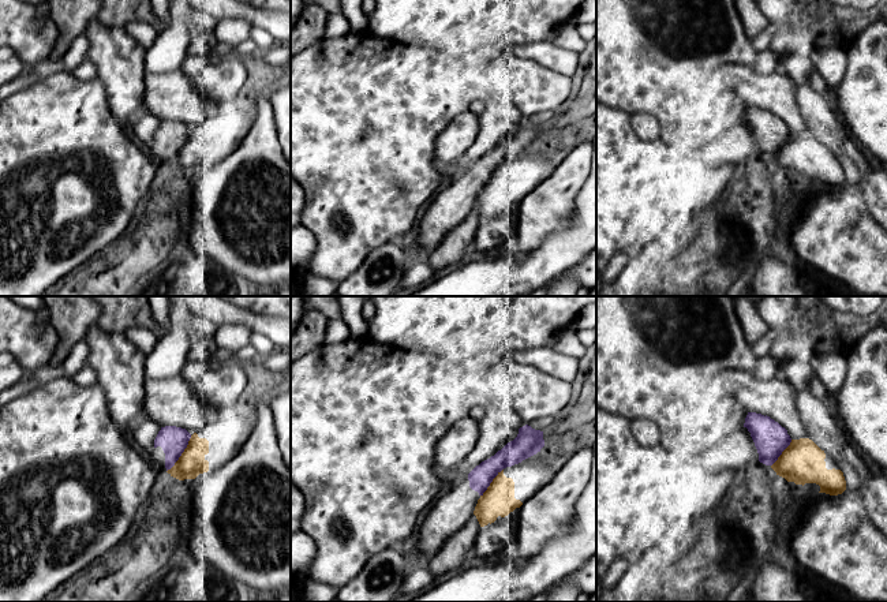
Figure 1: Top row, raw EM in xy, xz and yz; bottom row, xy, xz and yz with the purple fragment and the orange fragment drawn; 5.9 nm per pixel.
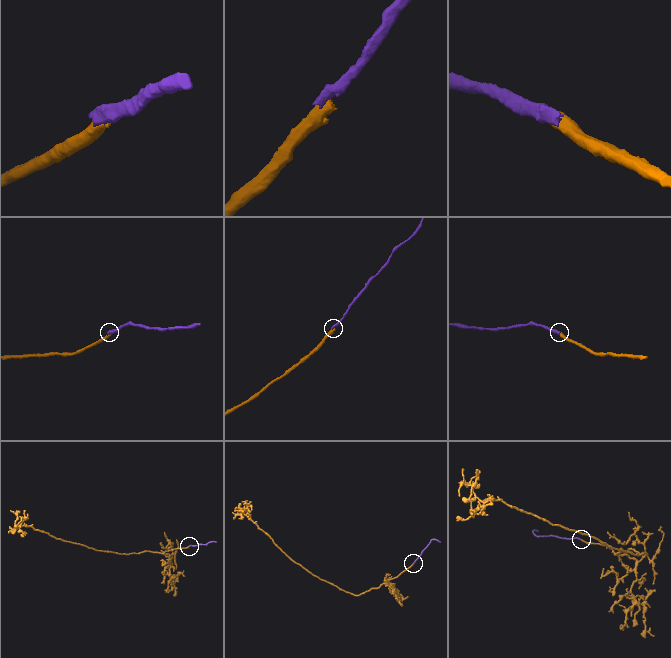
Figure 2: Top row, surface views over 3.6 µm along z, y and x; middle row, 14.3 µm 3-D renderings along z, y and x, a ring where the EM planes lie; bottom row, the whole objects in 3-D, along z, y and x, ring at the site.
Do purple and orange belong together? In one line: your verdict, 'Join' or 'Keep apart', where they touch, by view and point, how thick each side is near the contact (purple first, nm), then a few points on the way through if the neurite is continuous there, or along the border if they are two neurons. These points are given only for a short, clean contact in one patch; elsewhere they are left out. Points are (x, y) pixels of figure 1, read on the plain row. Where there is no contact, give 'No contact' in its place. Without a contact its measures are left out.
Keep apart. Touches purple at xy (182, 146). Thickness 160 nm (purple) against 160 nm

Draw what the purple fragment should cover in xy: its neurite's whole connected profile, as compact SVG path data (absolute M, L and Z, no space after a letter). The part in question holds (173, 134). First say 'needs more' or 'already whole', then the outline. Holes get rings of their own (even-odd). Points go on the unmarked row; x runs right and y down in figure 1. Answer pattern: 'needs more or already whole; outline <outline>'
needs more; outline M176 120L161 121L154 134L154 142L145 150L160 167L166 167L179 154L190 132L191 128L186 123Z

